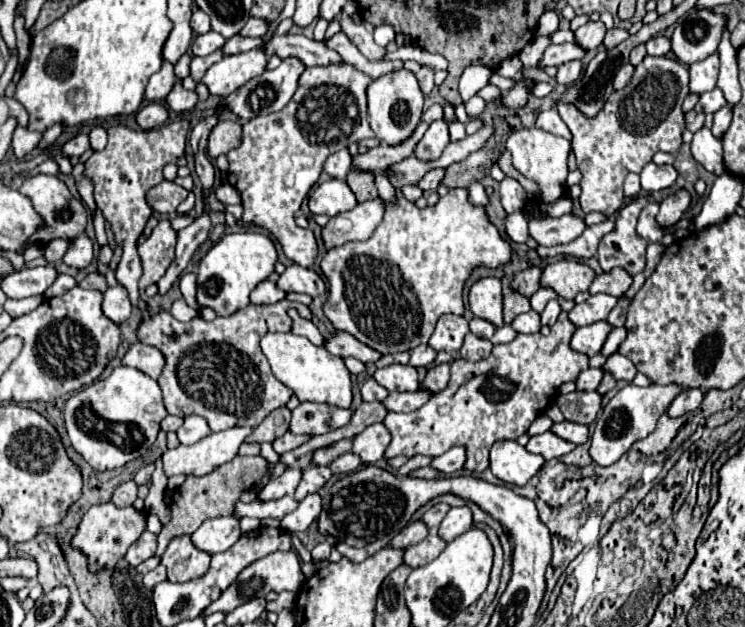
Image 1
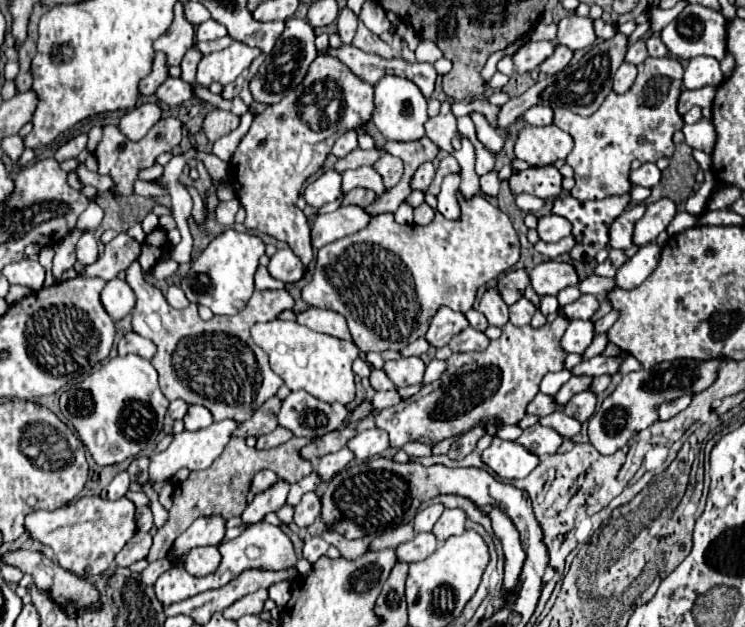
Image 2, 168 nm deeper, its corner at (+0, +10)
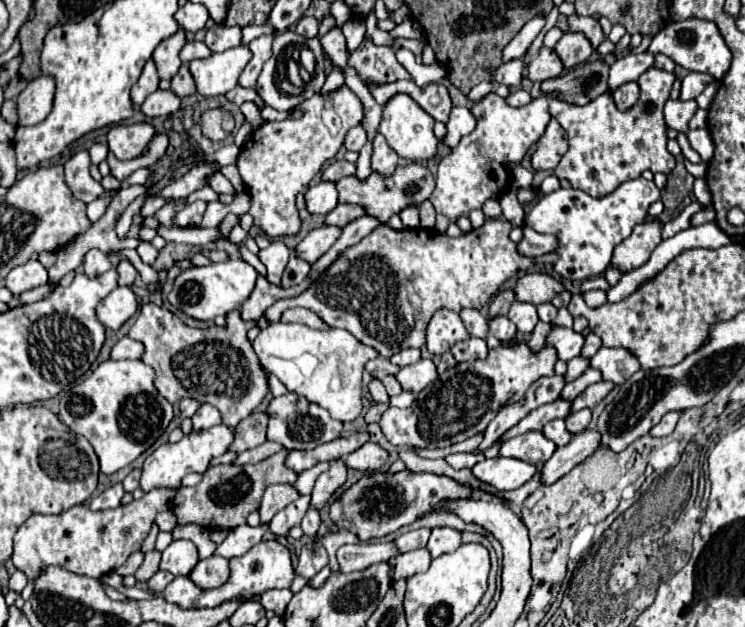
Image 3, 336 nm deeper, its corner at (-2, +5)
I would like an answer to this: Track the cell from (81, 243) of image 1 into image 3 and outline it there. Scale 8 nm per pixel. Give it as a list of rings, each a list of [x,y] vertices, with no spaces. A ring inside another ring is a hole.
[[[91,249],[87,255],[85,255],[85,261],[83,261],[83,269],[85,269],[85,275],[87,277],[95,277],[99,273],[105,273],[109,271],[113,265],[111,261],[107,259],[107,253],[103,251],[95,251]]]

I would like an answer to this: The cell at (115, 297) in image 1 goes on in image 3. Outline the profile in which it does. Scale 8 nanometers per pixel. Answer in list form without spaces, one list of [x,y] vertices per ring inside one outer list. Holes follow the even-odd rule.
[[[117,287],[97,305],[97,317],[105,327],[117,331],[129,317],[135,315],[137,305],[139,301],[131,287]]]

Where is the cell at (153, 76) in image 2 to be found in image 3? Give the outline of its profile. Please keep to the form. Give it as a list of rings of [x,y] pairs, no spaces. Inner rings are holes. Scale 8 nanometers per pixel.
[[[149,59],[145,63],[145,69],[139,77],[139,81],[133,85],[131,89],[131,101],[135,105],[141,105],[151,93],[155,93],[159,89],[159,75],[157,75],[157,67],[155,67],[155,61]]]

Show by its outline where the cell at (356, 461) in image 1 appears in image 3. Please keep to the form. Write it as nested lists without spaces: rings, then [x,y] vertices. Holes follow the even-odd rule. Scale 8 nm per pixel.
[[[343,459],[331,461],[329,469],[323,475],[319,475],[319,479],[315,481],[315,489],[311,493],[311,505],[321,509],[329,501],[329,497],[335,493],[335,489],[345,483],[345,479],[347,479],[345,461]]]

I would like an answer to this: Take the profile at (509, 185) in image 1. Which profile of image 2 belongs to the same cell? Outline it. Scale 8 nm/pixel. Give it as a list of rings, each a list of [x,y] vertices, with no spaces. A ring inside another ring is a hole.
[[[545,166],[545,168],[529,168],[525,172],[513,174],[509,178],[509,184],[513,194],[527,192],[537,198],[557,198],[557,194],[563,192],[561,180],[563,178],[557,168]]]

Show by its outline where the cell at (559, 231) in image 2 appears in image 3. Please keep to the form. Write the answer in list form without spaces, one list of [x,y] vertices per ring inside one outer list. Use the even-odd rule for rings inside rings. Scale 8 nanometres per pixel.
[[[523,227],[523,239],[519,243],[519,253],[529,255],[529,257],[537,257],[549,251],[555,251],[557,247],[557,239],[555,235],[543,235],[543,233],[535,233],[529,227]]]

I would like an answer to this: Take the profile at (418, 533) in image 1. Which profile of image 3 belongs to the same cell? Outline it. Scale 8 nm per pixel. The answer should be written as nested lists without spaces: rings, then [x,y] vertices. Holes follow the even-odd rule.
[[[357,543],[357,545],[343,545],[337,551],[337,561],[341,565],[343,573],[351,573],[351,571],[361,571],[373,563],[381,563],[381,561],[389,561],[391,557],[395,557],[399,551],[395,547],[395,543]]]

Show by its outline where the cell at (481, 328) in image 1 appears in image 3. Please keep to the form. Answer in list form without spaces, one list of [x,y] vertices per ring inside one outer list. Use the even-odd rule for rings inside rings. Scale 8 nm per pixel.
[[[463,309],[459,315],[461,315],[467,331],[469,331],[473,337],[481,337],[481,339],[487,337],[489,325],[487,325],[487,319],[485,319],[479,311],[475,311],[475,309]]]

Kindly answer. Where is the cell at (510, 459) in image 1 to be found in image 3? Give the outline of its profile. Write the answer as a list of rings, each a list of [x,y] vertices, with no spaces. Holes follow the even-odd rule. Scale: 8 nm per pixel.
[[[511,457],[483,459],[473,467],[473,473],[477,479],[497,487],[499,491],[521,487],[535,475],[535,471],[537,471],[535,465],[529,465],[521,459],[511,459]]]

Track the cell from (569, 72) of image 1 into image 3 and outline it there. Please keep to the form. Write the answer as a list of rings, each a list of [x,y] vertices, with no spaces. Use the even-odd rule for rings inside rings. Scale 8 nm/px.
[[[543,47],[539,57],[535,57],[527,65],[531,81],[547,81],[547,79],[559,77],[563,73],[563,69],[565,67],[563,67],[563,63],[559,63],[559,57],[555,55],[555,51],[547,49],[547,47]]]

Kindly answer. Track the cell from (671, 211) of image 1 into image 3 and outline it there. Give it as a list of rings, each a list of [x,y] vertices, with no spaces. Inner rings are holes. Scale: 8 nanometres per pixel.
[[[657,219],[639,223],[639,227],[635,227],[635,231],[615,247],[611,263],[621,271],[641,267],[649,259],[651,251],[661,243],[661,229],[663,227]]]

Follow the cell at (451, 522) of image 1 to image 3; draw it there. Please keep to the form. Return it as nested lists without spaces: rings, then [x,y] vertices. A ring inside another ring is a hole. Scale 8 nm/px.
[[[435,527],[431,531],[427,549],[431,551],[431,557],[439,557],[443,553],[451,553],[461,545],[461,533],[451,527]]]

